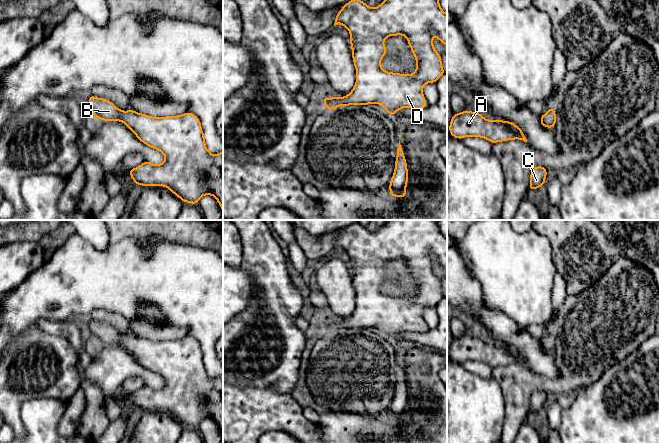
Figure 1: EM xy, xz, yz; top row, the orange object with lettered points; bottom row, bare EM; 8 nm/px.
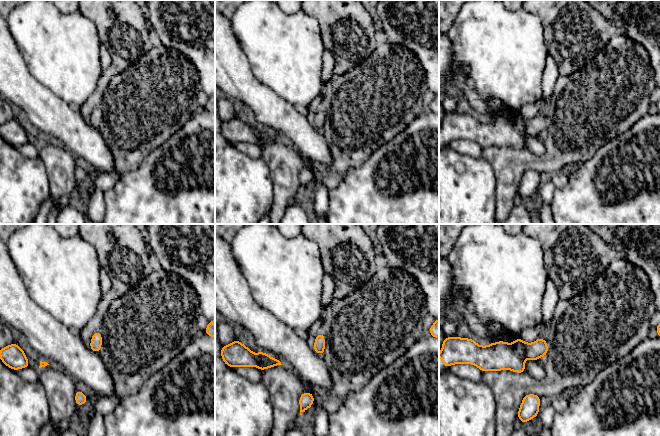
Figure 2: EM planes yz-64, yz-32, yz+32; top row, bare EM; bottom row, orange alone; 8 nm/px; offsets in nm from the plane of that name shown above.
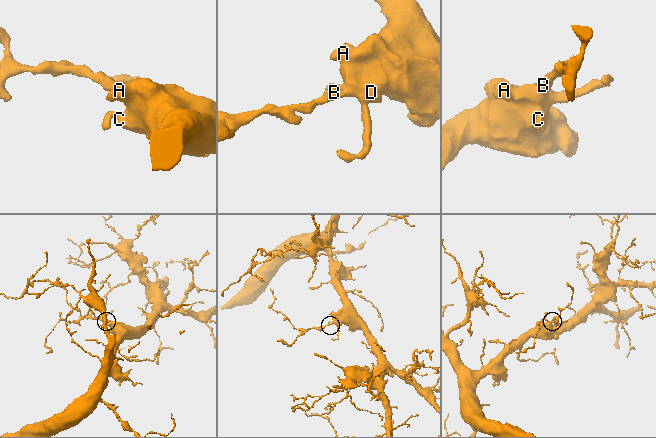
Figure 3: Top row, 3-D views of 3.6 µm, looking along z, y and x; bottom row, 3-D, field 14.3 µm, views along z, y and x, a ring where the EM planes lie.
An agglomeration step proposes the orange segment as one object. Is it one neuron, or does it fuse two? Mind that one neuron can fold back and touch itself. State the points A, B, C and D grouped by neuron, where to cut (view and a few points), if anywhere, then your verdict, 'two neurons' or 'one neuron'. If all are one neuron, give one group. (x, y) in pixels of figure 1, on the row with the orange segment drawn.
groups A B C D; cut none; one neuron

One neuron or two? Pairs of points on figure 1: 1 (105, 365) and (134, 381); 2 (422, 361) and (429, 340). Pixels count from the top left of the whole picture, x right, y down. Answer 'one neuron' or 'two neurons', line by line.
1: two neurons
2: two neurons

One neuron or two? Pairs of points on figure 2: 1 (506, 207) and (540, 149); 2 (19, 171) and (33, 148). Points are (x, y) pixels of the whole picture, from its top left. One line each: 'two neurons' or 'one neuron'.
1: two neurons
2: two neurons

